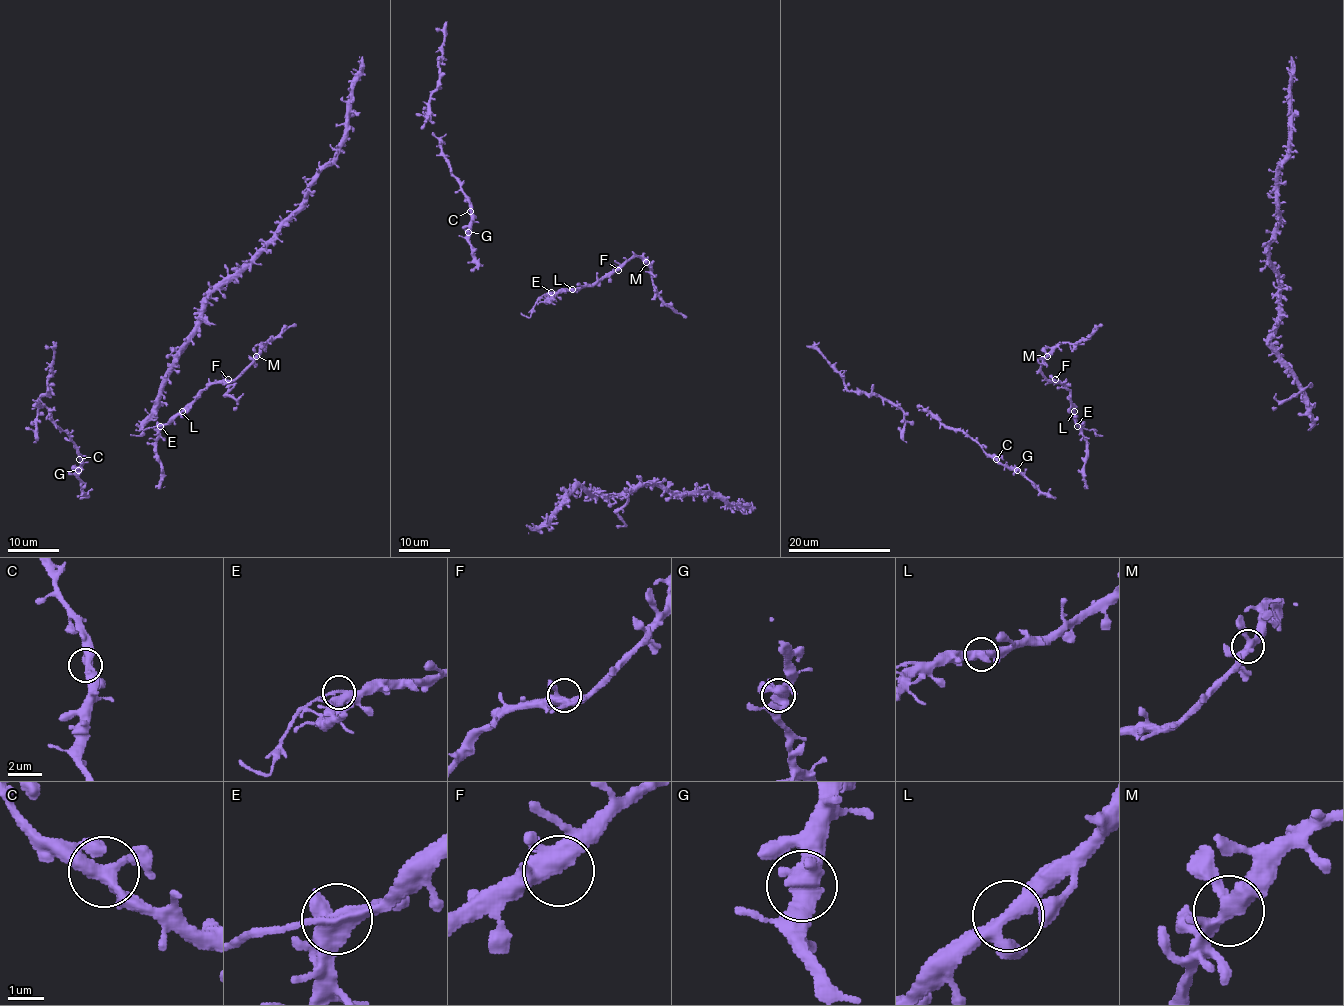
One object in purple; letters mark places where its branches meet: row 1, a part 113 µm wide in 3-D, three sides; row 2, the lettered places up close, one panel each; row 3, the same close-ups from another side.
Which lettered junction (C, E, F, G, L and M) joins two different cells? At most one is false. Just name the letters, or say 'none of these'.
E

